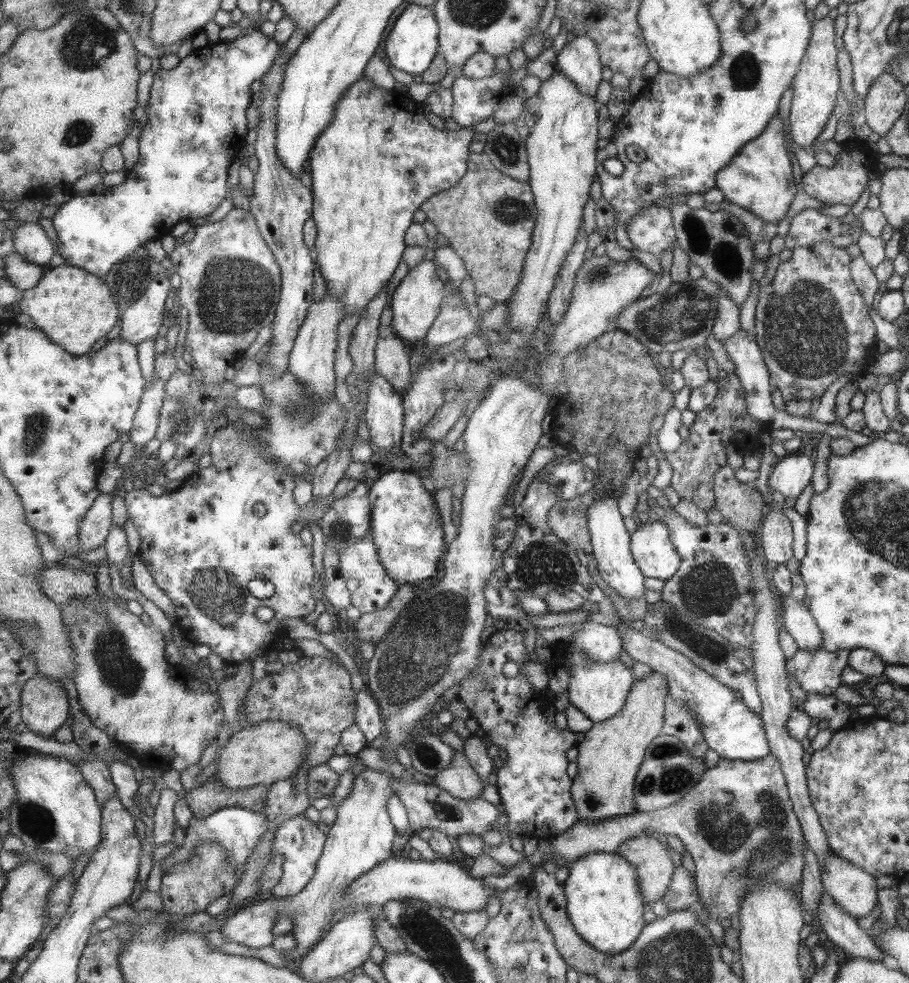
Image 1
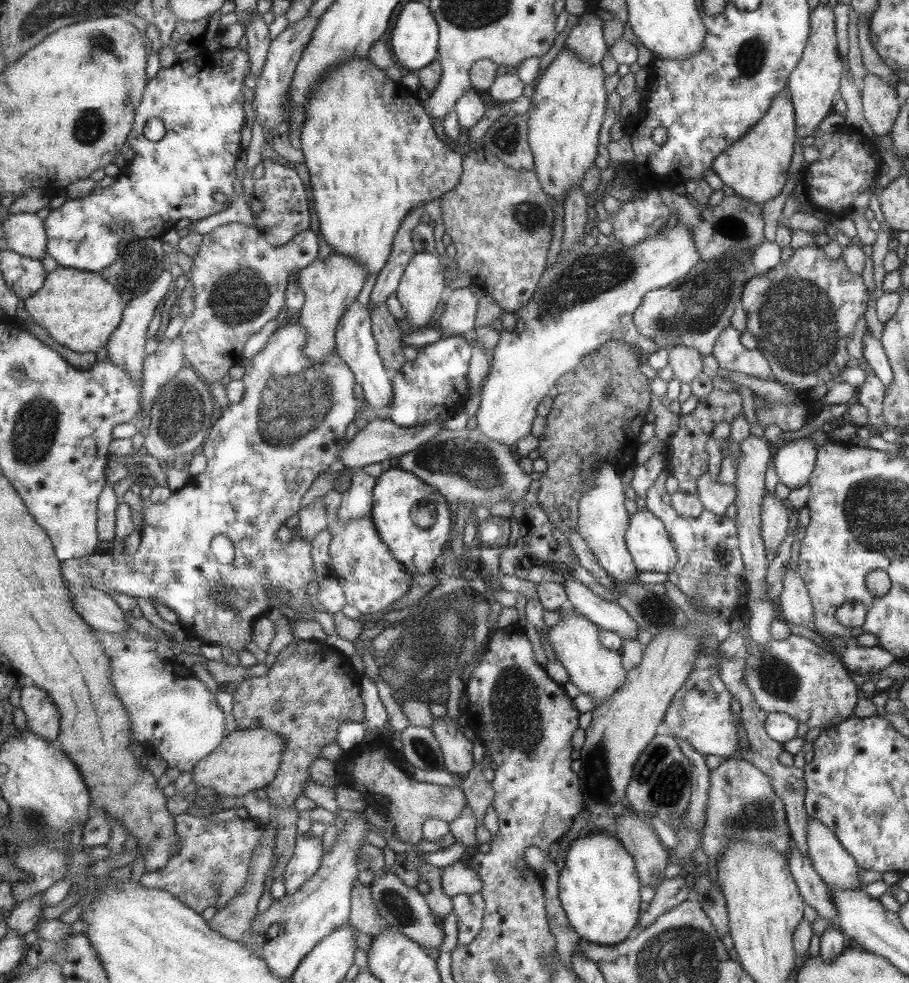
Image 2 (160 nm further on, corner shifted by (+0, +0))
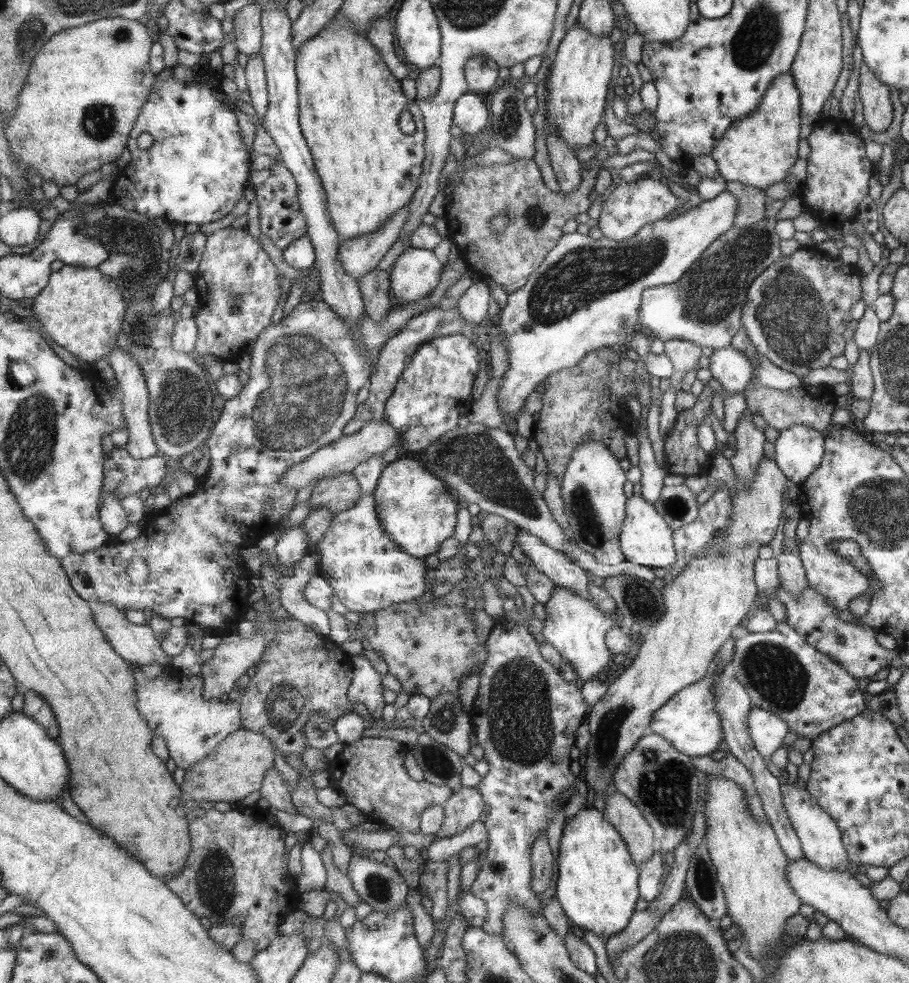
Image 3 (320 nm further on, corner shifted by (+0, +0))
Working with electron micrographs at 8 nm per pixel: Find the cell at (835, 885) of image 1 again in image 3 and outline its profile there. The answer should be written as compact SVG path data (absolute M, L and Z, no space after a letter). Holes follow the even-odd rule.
M783 785L780 788L782 807L797 835L803 857L823 870L839 870L845 872L849 866L846 851L840 840L840 830L835 821L814 801L808 790L800 786Z

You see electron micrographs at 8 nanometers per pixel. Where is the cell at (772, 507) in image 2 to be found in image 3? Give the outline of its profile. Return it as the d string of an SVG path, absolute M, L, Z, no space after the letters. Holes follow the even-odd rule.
M765 456L759 459L751 480L746 485L737 483L736 480L735 492L730 500L729 524L722 533L715 535L715 538L710 540L710 543L693 560L685 564L668 585L663 585L661 588L663 614L655 624L643 628L644 642L640 644L637 655L607 687L588 714L590 741L583 753L586 770L583 782L589 784L595 793L603 792L611 782L613 783L614 770L619 760L634 747L643 734L649 731L651 715L679 691L699 682L707 674L721 644L730 638L731 630L742 622L746 612L753 607L753 598L758 591L755 590L756 584L753 584L753 562L756 562L757 550L773 538L775 526L781 520L779 518L783 510L781 500L785 500L781 498L781 490L788 488L794 492L795 487L775 460Z

